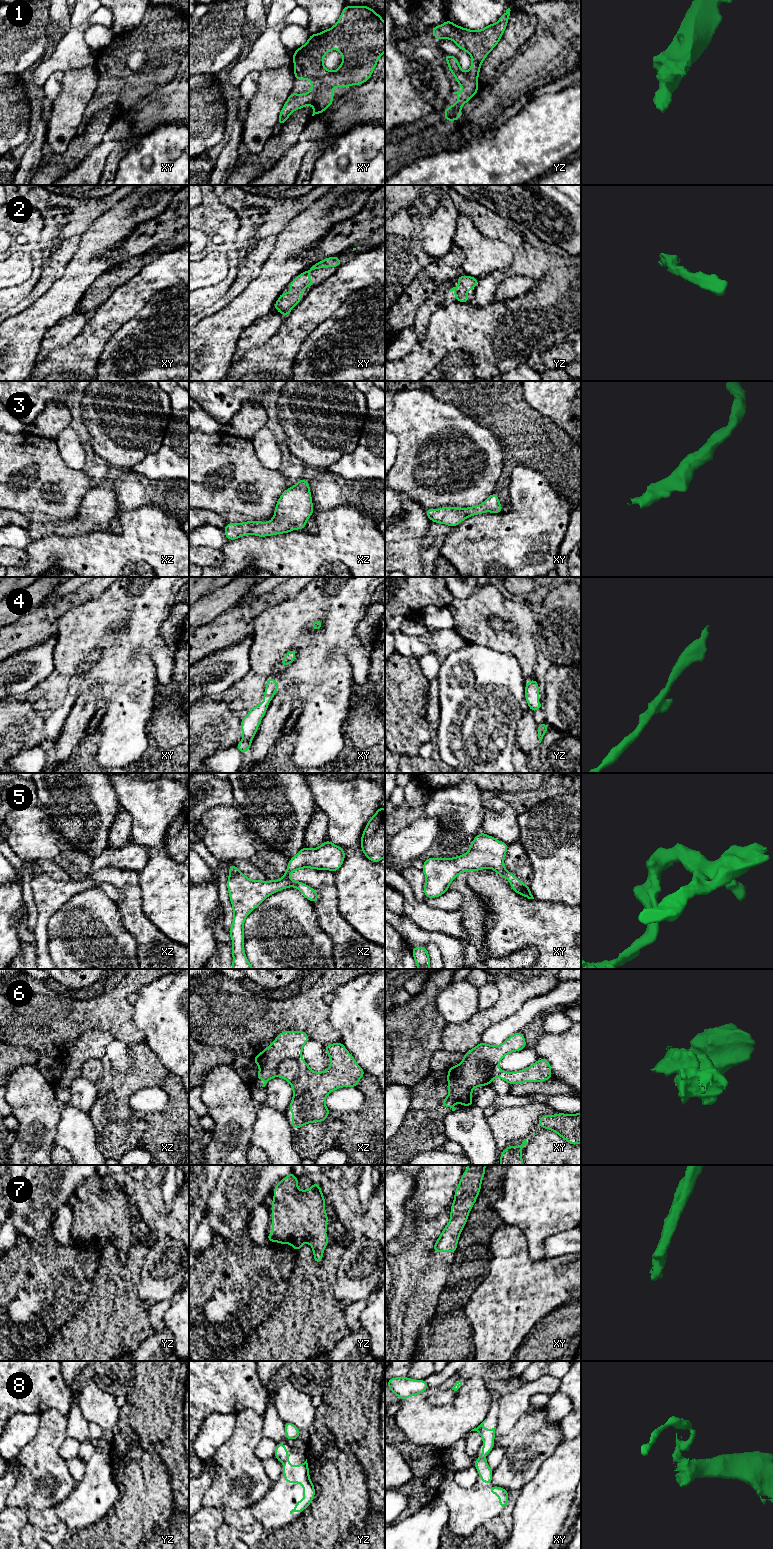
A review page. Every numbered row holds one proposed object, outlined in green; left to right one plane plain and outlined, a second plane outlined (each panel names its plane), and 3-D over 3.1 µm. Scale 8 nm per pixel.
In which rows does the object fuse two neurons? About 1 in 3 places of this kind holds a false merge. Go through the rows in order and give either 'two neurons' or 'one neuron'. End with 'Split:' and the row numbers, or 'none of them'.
1: one neuron
2: one neuron
3: one neuron
4: one neuron
5: one neuron
6: two neurons
7: one neuron
8: two neurons
Split: 6, 8

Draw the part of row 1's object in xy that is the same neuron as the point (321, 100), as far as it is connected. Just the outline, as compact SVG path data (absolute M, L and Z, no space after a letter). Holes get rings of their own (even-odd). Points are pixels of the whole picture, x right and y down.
M345 6L337 23L333 27L318 34L310 35L308 41L299 49L294 51L292 63L297 65L293 68L295 79L310 80L312 82L311 91L303 94L295 94L293 91L291 92L280 112L278 118L279 124L283 126L293 111L301 109L307 105L313 106L312 116L315 114L321 114L323 111L327 110L327 108L333 104L333 93L331 89L336 87L360 85L368 81L375 70L379 58L384 52L385 22L382 17L368 6ZM334 49L341 53L343 60L340 67L336 71L329 71L323 65L323 58L330 50Z

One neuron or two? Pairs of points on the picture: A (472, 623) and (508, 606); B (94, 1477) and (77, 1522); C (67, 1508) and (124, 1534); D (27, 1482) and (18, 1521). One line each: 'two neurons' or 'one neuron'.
A: one neuron
B: one neuron
C: two neurons
D: two neurons

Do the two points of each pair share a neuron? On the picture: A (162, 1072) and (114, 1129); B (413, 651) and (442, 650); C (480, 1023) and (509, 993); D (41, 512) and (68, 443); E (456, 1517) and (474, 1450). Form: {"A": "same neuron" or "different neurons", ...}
{"A": "same neuron", "B": "same neuron", "C": "same neuron", "D": "different neurons", "E": "same neuron"}

